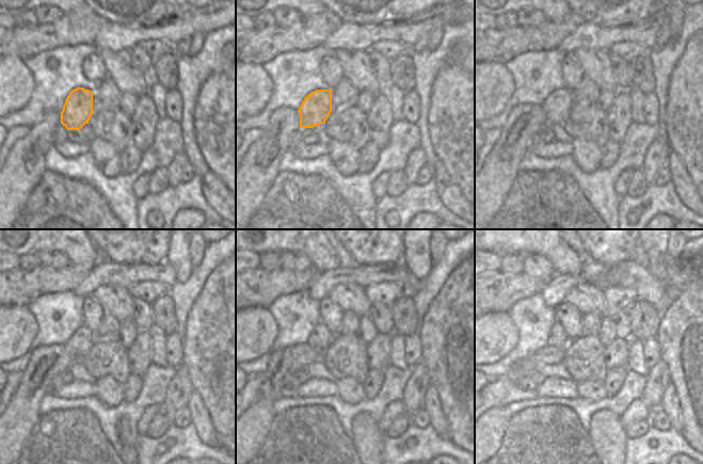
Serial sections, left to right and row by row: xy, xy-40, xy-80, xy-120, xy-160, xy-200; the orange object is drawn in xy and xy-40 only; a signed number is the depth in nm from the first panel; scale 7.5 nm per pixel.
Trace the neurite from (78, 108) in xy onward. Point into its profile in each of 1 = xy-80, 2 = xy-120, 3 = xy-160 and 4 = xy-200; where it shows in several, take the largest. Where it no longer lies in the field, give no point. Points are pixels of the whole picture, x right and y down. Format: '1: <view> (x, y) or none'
1: xy-80 (557, 107)
2: xy-120 (82, 339)
3: xy-160 (320, 337)
4: xy-200 (557, 336)

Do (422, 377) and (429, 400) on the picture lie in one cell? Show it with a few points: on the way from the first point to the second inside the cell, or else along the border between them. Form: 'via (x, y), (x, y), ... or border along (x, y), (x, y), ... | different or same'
border along (429, 385), (424, 396), (422, 406) | different

